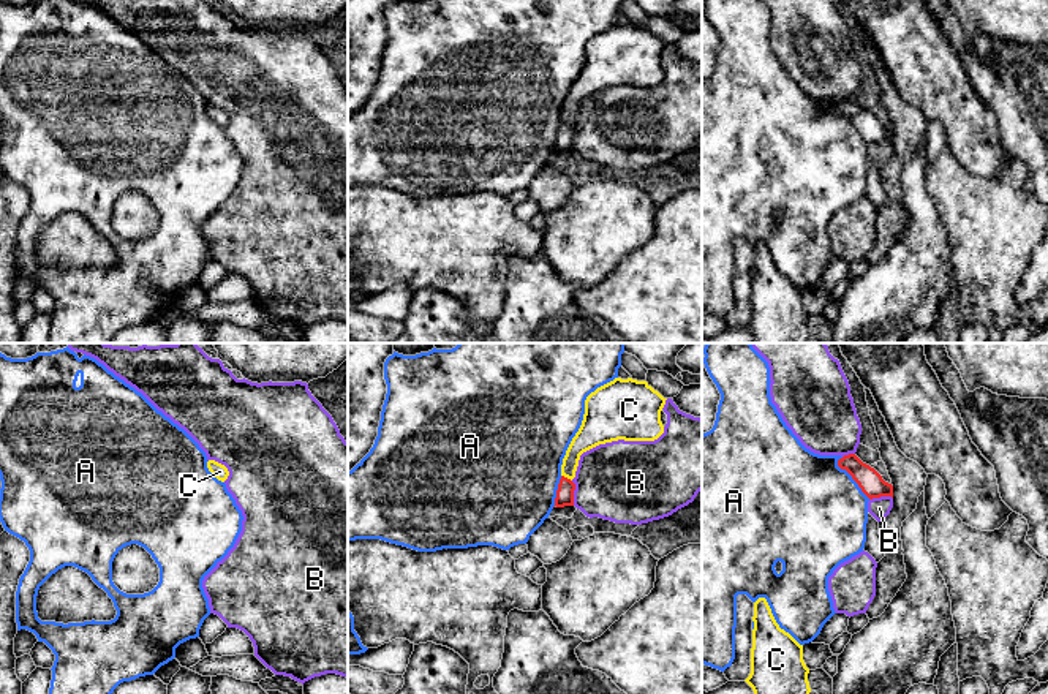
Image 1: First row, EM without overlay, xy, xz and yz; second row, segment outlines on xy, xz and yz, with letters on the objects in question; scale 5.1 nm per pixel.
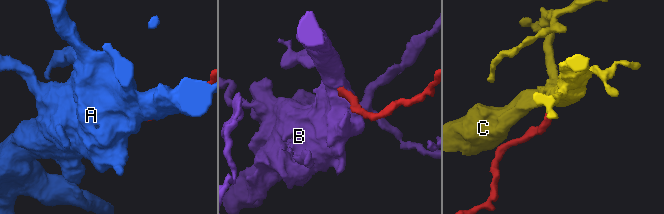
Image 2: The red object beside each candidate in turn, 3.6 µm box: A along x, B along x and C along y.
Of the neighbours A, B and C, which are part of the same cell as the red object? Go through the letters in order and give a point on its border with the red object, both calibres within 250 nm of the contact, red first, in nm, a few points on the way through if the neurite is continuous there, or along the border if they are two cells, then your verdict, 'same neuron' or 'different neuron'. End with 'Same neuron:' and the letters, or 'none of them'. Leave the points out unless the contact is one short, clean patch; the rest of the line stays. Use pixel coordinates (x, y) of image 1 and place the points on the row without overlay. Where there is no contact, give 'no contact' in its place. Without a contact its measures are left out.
A: meets red in yz at (852, 124); 120 nm thick on the red side, 500 nm on the other; different neuron
B: meets red in xz at (573, 139); 100 nm thick on the red side, 420 nm on the other; border along xz (571, 127), (574, 130), (574, 150); different neuron
C: meets red in xz at (566, 124); 100 nm thick on the red side, 130 nm on the other; runs through xz (565, 141), (566, 124), (573, 98), (590, 81); same neuron
Same neuron: C

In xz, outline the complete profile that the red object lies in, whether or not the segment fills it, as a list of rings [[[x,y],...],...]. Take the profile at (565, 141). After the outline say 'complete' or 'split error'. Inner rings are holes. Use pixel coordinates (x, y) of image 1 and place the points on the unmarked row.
[[[615,24],[591,38],[585,46],[582,71],[563,104],[555,152],[574,152],[572,125],[583,98],[618,85],[658,85],[664,79],[661,57],[665,46],[647,27],[632,24]]]; split error

